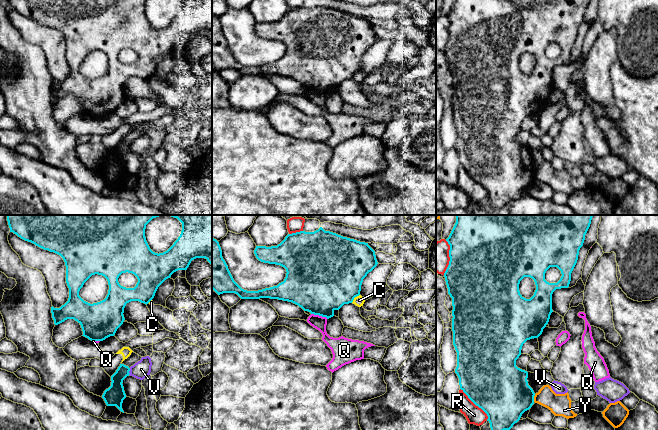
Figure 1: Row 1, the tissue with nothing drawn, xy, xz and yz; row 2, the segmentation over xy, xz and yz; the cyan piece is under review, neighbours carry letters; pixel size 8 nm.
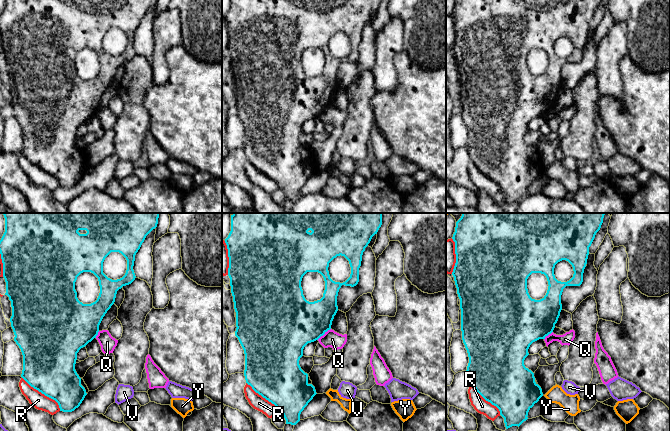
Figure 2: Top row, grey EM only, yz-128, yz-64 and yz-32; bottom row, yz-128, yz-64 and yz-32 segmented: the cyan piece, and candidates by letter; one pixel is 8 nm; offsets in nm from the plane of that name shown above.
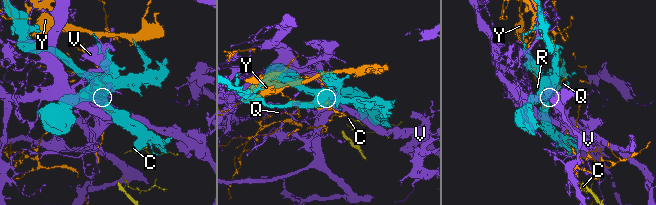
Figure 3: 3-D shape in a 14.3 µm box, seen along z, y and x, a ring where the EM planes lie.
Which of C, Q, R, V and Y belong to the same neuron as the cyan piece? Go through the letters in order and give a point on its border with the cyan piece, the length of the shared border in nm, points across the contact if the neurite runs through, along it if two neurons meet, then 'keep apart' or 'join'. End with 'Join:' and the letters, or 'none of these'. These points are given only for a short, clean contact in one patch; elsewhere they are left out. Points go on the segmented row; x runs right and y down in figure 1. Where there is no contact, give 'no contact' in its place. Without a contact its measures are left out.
C: xz (354, 297) | 100 nm | keep apart
Q: xz (319, 315) | 140 nm | keep apart
R: yz (476, 405) | 340 nm | keep apart
V: xy (129, 370) | 60 nm | keep apart
Y: yz (533, 398) | 70 nm | keep apart
Join: none of these

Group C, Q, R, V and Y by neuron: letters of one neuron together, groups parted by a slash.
C / Q R / V / Y

